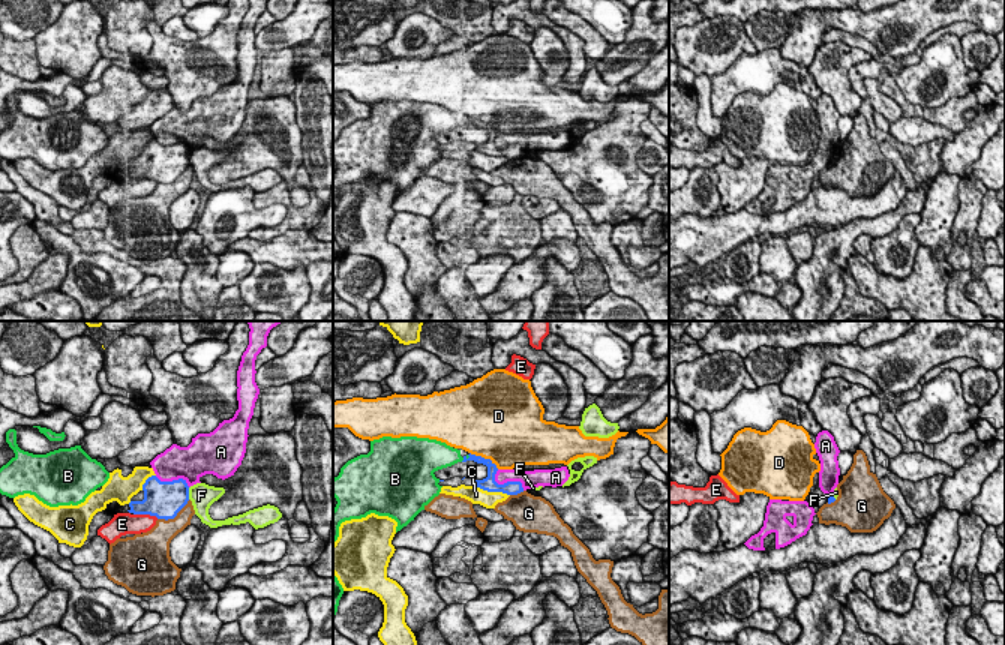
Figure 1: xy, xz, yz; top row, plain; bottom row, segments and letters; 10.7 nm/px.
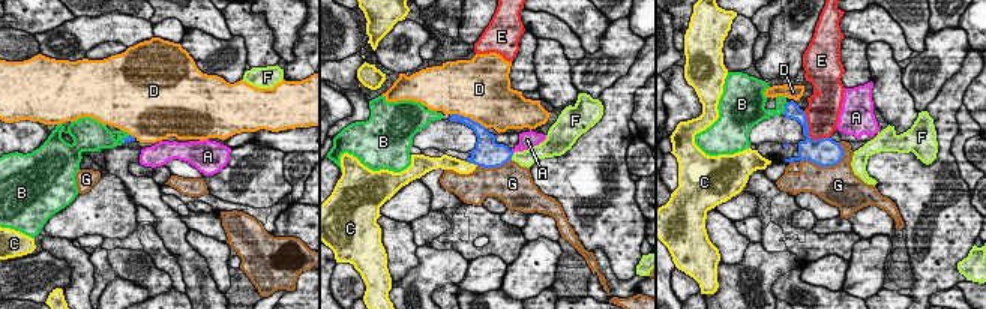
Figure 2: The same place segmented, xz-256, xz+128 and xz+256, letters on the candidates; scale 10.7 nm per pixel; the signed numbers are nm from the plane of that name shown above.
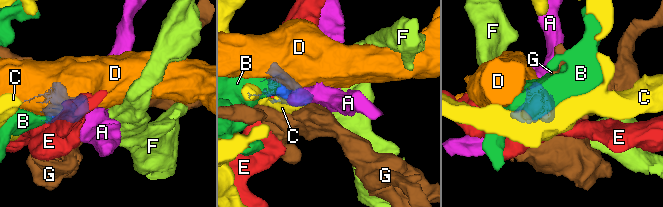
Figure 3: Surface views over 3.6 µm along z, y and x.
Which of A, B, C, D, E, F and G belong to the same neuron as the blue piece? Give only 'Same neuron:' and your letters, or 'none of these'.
Same neuron: B

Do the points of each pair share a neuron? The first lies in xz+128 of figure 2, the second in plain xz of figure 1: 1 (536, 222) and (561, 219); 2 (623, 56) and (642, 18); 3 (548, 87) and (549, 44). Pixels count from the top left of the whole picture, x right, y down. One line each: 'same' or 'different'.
1: same
2: same
3: different

